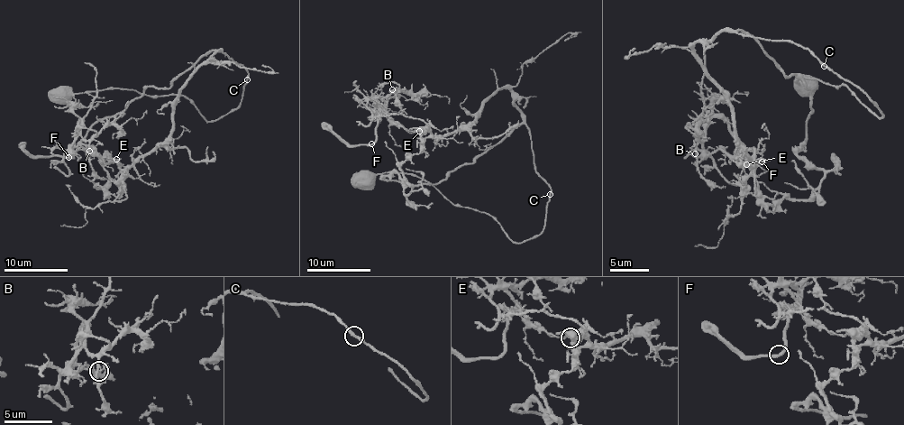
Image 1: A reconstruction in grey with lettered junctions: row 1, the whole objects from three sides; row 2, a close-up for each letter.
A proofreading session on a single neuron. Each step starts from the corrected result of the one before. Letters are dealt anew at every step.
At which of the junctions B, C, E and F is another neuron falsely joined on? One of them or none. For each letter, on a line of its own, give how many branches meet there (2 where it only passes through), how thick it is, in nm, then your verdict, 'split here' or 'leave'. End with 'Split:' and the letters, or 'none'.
B: branches 2; calibre 200 nm; leave
C: branches 2; calibre 240 nm; leave
E: branches 2; calibre 240 nm; split here
F: branches 2; calibre 240 nm; leave
Split: E

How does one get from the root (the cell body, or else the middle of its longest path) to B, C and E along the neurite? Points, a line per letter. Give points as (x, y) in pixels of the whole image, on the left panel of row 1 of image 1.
B: (61, 94), (183, 95), (216, 121), (248, 73), (218, 50), (161, 143), (124, 168), (70, 146), (89, 151)
C: (61, 94), (132, 88), (147, 95), (183, 95), (207, 121), (216, 121), (241, 103), (247, 79)
E: (61, 94), (183, 95), (216, 121), (248, 73), (218, 50), (181, 88), (170, 133), (124, 168), (116, 159)

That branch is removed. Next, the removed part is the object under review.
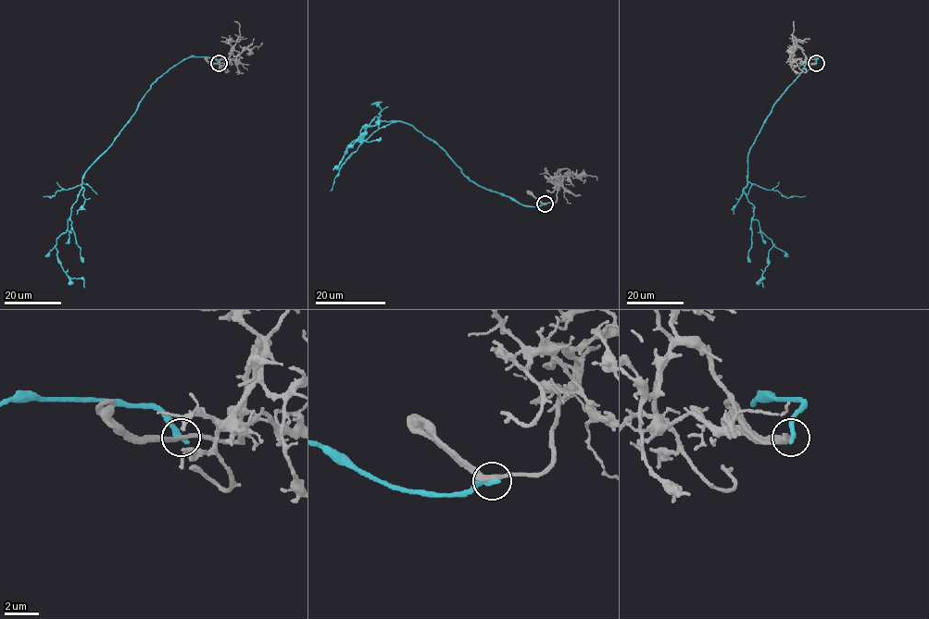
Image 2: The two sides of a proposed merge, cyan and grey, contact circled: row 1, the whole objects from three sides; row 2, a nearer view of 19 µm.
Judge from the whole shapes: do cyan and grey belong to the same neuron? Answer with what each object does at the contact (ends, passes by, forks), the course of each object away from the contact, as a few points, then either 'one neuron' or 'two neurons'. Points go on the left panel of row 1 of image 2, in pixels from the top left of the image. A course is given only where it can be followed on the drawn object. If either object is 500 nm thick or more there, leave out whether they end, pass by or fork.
cyan ends; grey passes by; course cyan (219, 63), (192, 56), (163, 73), (86, 170), (68, 229), (55, 246), (64, 271), (83, 280), (84, 287); course grey (219, 63), (229, 64), (232, 47), (234, 55), (262, 43); two neurons

